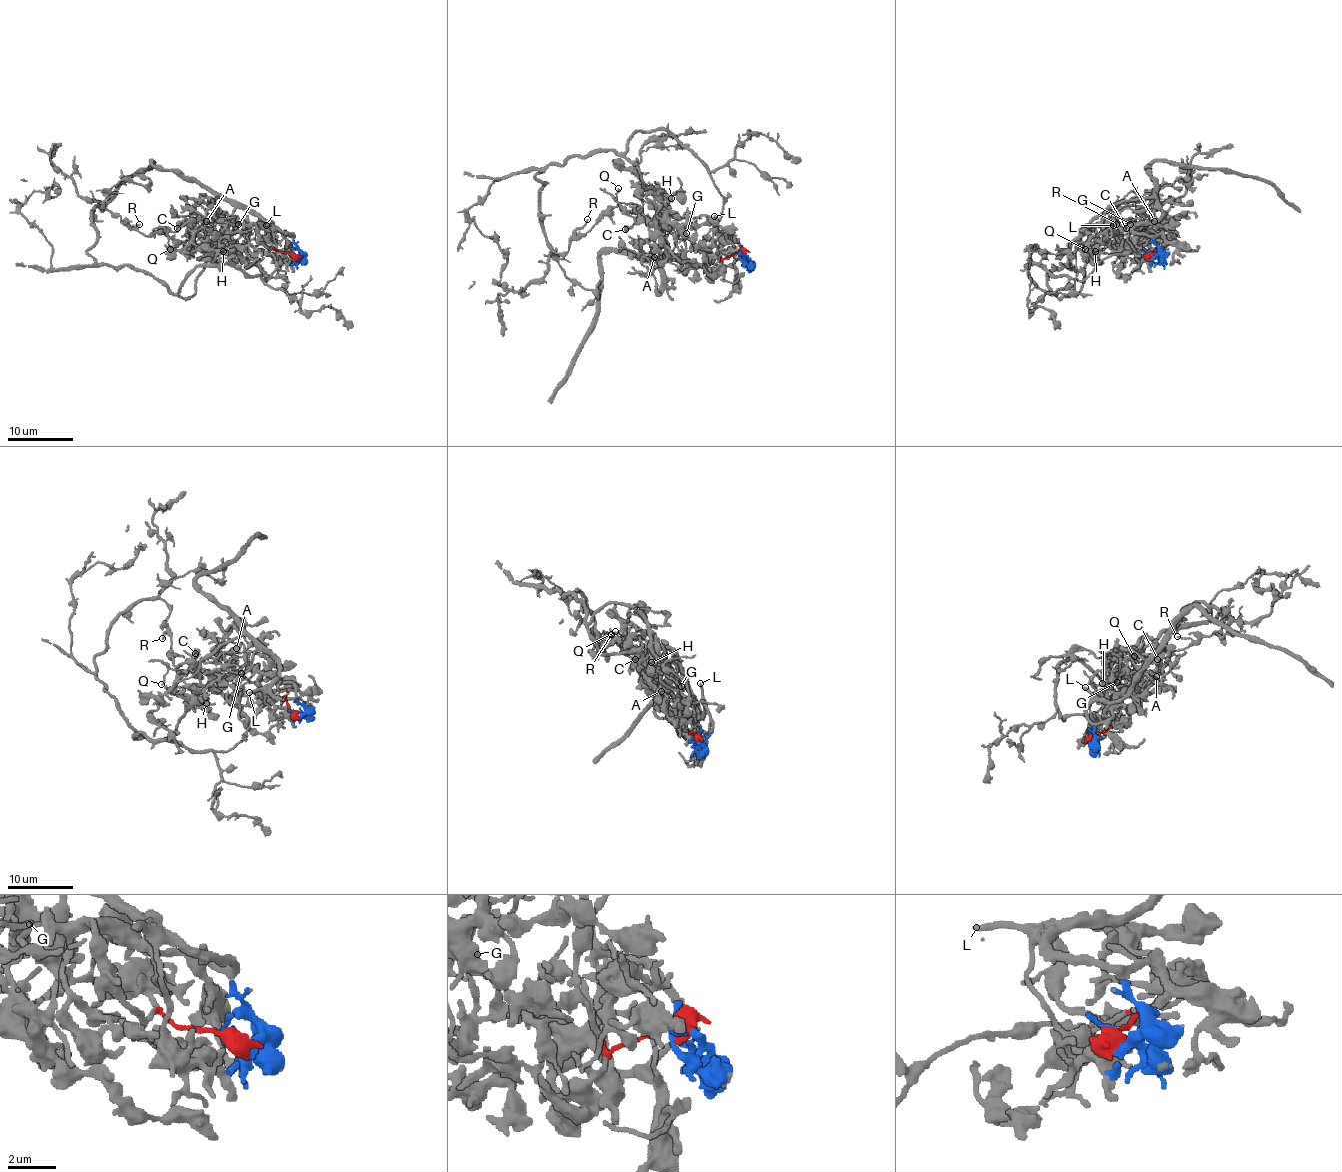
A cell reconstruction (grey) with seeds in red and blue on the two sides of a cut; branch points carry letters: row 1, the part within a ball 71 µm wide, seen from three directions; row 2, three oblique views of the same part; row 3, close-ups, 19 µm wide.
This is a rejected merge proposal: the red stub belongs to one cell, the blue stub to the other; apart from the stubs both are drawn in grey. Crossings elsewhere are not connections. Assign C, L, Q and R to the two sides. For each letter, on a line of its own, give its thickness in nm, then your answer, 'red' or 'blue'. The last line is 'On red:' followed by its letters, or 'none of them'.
C: calibre 500 nm; blue
L: calibre 280 nm; blue
Q: calibre 200 nm; blue
R: calibre 150 nm; red
On red: R

